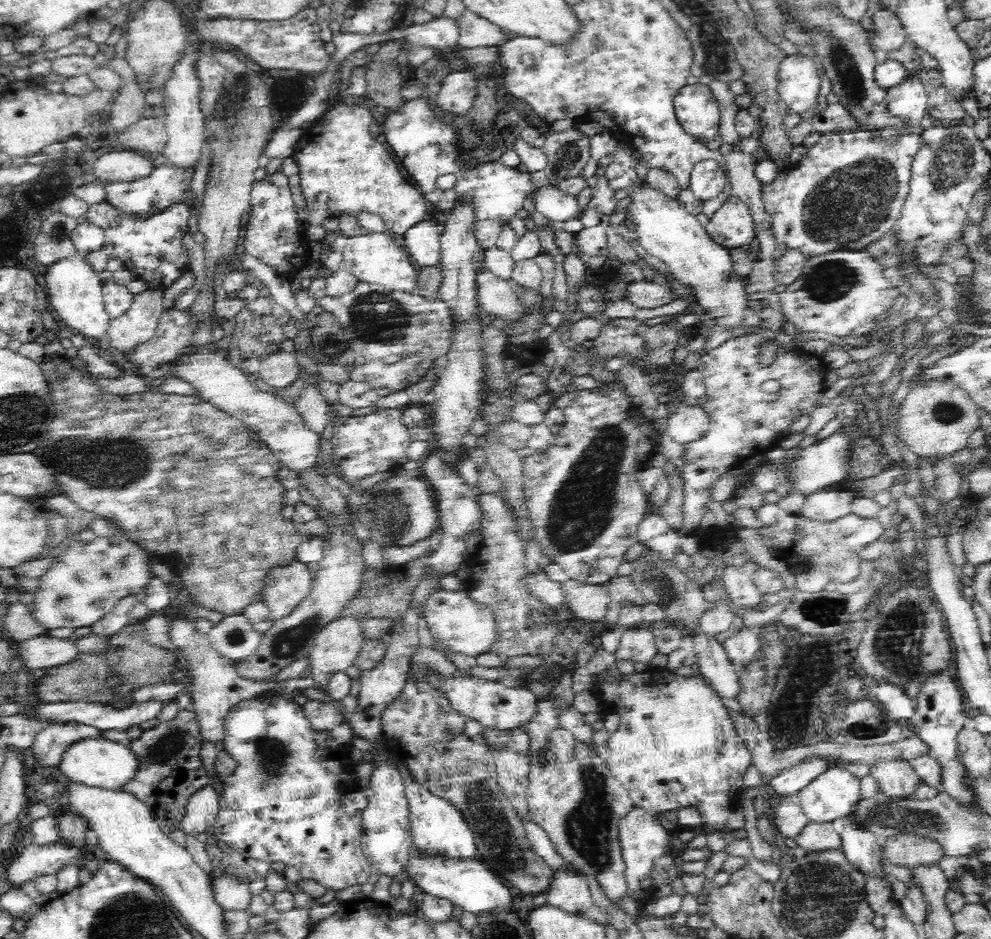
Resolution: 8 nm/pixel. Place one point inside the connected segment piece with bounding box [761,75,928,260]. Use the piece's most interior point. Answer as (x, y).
(849, 188)

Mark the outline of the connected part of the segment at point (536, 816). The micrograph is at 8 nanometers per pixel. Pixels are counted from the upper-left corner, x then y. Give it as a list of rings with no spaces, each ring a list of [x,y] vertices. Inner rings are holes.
[[[577,744],[576,750],[574,750],[574,757],[576,757],[574,758],[574,762],[568,762],[568,764],[560,765],[552,756],[552,753],[549,750],[546,750],[546,752],[544,752],[546,766],[541,766],[539,762],[531,762],[530,774],[528,774],[530,784],[528,784],[527,788],[527,814],[530,816],[530,821],[536,823],[538,827],[544,829],[544,832],[548,834],[550,840],[553,844],[555,844],[558,854],[562,856],[566,862],[569,862],[578,870],[583,870],[588,876],[594,876],[594,879],[600,883],[600,887],[604,890],[606,897],[610,897],[610,899],[612,899],[612,903],[620,905],[620,900],[622,900],[622,898],[627,894],[627,883],[624,876],[624,861],[622,861],[622,851],[618,836],[619,823],[636,807],[629,796],[629,791],[611,774],[611,771],[604,763],[604,760],[596,753],[596,749],[595,752],[593,752],[590,745]]]

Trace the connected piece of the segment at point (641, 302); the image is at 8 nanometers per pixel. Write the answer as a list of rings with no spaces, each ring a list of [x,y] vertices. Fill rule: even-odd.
[[[634,282],[627,286],[624,300],[636,308],[654,310],[675,300],[675,295],[667,286],[656,282]]]

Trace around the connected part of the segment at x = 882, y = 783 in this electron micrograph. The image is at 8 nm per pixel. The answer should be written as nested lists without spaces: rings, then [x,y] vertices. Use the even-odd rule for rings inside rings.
[[[885,759],[873,764],[870,775],[878,784],[878,793],[896,799],[911,798],[921,784],[908,761]]]

